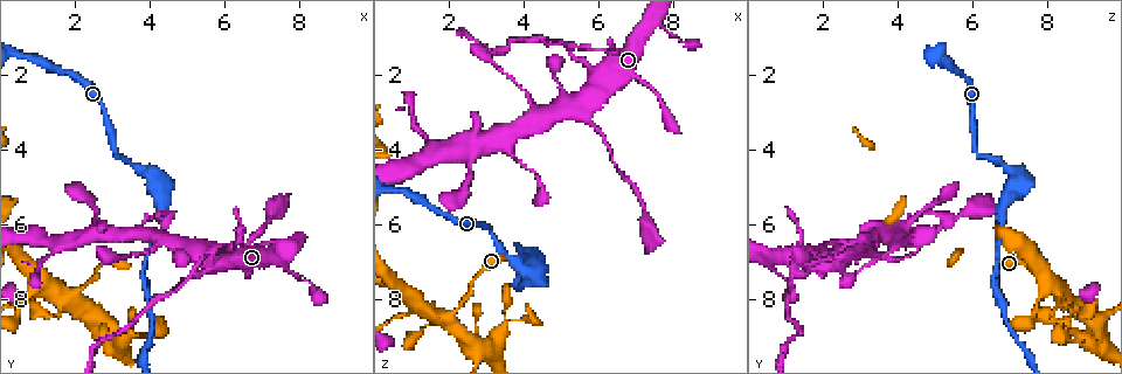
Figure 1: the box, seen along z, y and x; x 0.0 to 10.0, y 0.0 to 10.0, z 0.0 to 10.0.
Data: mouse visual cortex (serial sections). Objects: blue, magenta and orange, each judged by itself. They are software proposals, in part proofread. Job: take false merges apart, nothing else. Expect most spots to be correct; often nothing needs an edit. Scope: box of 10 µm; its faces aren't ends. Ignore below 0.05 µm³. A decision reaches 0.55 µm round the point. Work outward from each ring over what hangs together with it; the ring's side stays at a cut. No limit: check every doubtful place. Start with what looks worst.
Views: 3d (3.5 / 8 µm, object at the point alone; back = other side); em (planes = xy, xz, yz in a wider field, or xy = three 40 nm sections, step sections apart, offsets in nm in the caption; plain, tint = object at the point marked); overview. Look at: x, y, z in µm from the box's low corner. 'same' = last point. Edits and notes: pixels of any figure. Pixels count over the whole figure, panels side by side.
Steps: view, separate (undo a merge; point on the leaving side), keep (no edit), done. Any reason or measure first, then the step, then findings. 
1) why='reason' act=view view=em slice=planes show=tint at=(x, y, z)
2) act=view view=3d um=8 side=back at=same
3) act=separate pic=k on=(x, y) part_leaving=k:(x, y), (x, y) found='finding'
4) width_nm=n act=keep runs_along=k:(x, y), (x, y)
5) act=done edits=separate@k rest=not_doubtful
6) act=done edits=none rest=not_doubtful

why='sharp bend' act=view view=3d um=3.5 at=(5.25, 7.35, 1.50)

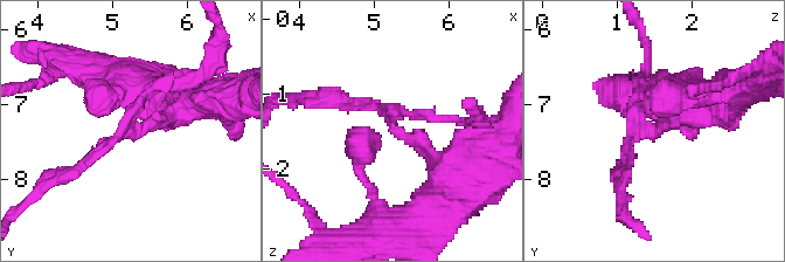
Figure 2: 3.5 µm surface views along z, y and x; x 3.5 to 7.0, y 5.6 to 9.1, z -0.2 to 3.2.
act=view view=em slice=planes show=tint at=(5.25, 7.35, 1.45)

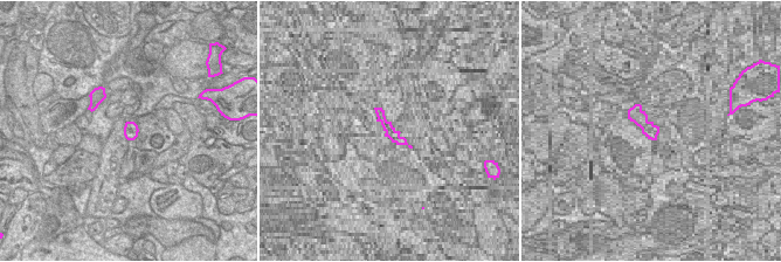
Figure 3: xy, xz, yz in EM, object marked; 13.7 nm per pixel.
act=keep runs_along=2:(464, 172), (367, 101), (339, 97) found='all the same cell'

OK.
why='thick turns thin' act=view view=3d um=3.5 at=(2.00, 7.90, 8.45)

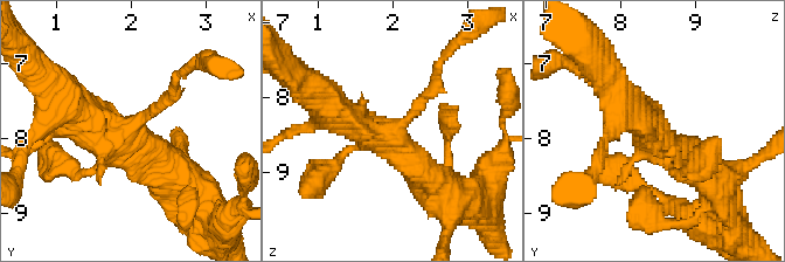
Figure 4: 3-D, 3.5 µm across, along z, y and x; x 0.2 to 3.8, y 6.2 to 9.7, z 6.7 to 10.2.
act=view view=em slice=xy step=2 show=plain at=(2.00, 7.80, 8.45)

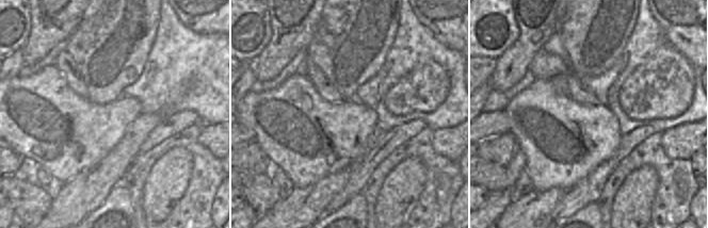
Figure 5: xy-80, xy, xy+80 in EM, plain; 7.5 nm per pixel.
why='where the object lies' act=view view=em slice=xy step=2 show=tint at=same

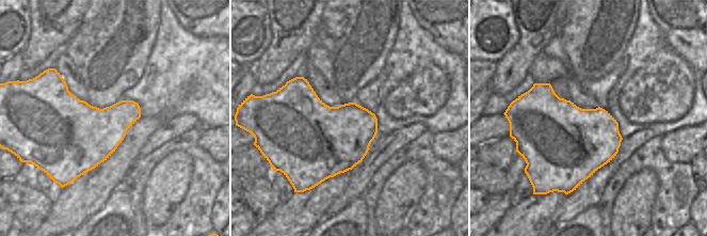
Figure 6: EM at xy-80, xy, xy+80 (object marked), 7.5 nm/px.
act=keep runs_along=4:(606, 90), (702, 170) found='one cell here'

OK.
why='branch point' act=view view=3d um=3.5 at=(3.55, 8.90, 8.65)

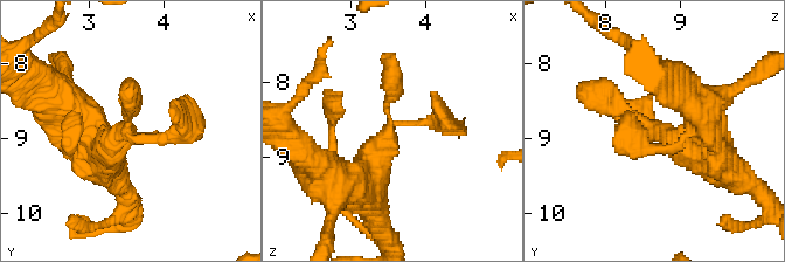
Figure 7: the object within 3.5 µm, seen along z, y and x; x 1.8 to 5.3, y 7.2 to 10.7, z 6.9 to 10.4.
arms=3 arm_widths_nm=250,300,450 act=view view=em slice=xy step=1 show=tint at=(3.50, 8.90, 8.70)

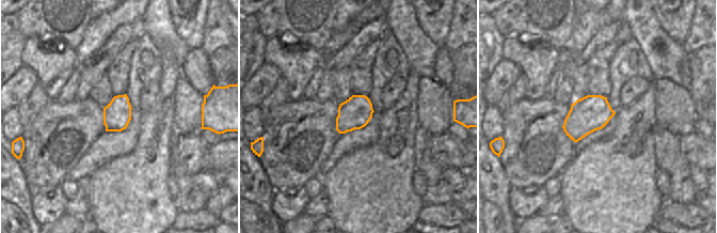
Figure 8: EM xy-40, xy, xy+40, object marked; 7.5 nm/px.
act=keep found='one cell here'

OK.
act=done edits=none rest=not_doubtful

